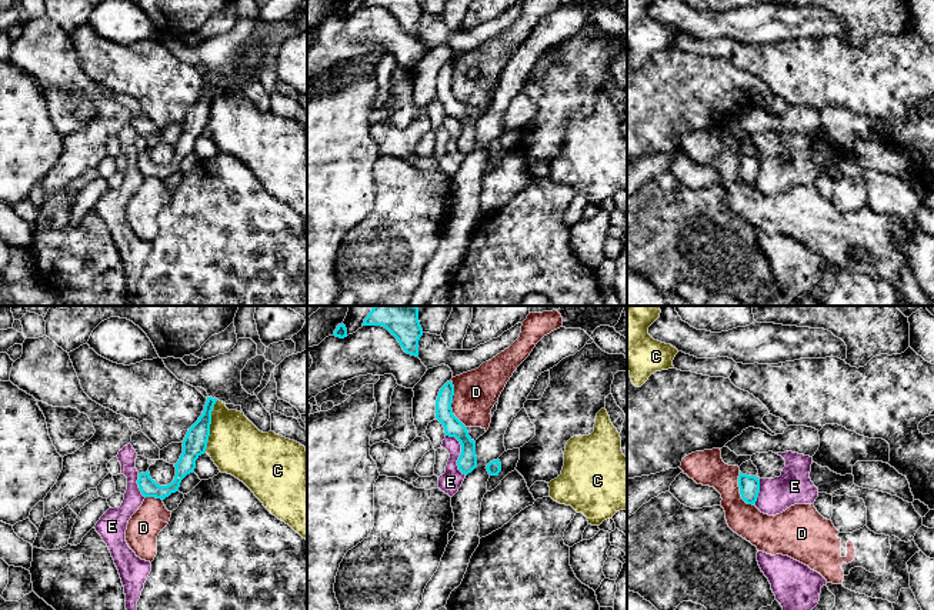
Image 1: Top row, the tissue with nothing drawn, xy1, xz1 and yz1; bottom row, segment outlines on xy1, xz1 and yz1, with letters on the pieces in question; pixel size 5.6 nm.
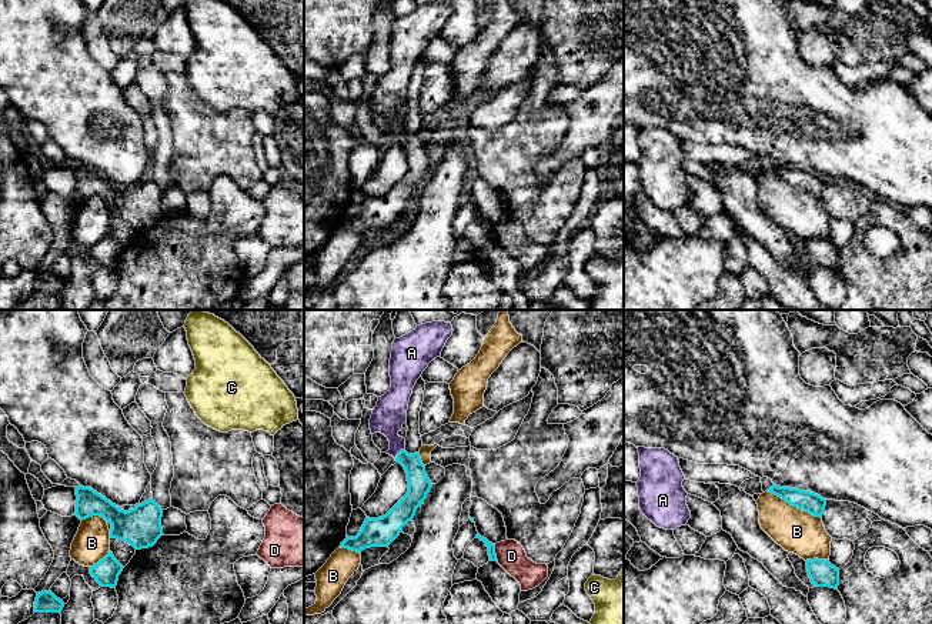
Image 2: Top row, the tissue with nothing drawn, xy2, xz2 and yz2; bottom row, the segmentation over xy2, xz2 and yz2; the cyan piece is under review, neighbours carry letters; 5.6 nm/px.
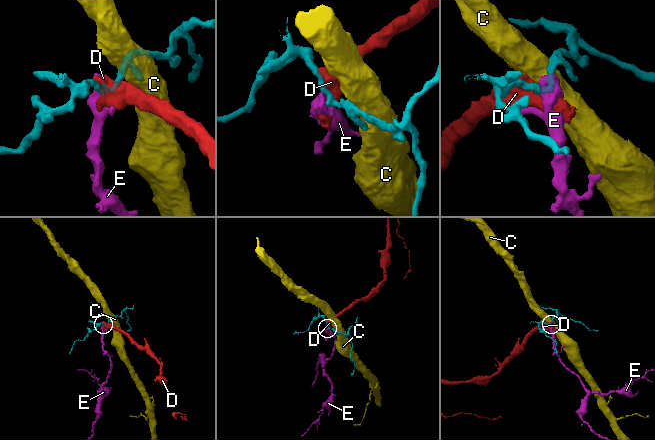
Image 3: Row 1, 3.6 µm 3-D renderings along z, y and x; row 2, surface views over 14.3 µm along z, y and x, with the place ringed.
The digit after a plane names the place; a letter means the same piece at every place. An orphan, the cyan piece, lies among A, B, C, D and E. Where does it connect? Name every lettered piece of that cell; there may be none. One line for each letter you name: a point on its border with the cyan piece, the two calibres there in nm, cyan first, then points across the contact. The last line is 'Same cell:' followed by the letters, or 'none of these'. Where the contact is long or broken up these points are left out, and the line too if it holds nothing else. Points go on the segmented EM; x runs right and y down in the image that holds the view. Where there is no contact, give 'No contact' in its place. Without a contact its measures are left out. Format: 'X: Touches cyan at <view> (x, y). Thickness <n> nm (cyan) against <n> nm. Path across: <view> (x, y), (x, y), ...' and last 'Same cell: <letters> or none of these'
A: Touches cyan at xz2 (398, 453). Thickness 130 nm (cyan) against 190 nm. Path across: xz2 (418, 483), (416, 470), (398, 453), (390, 430), (390, 413)
Same cell: A

